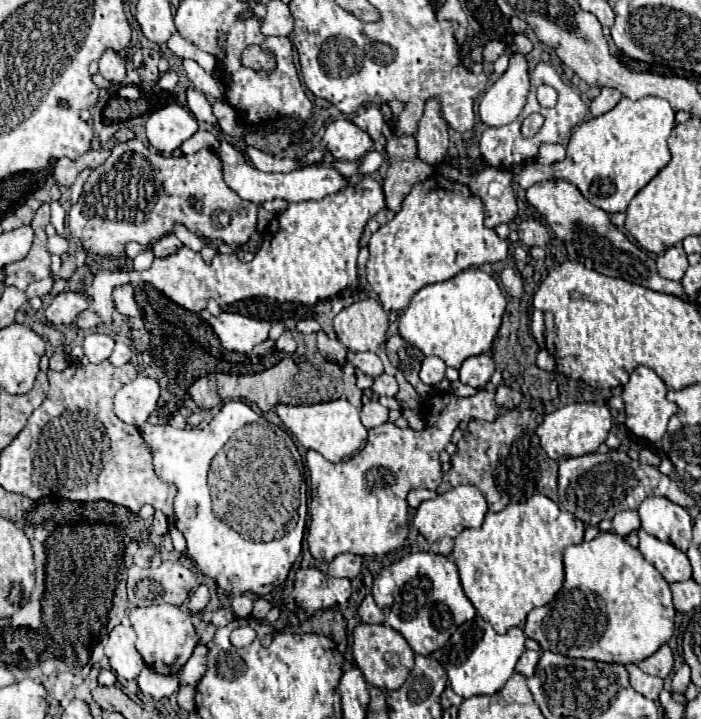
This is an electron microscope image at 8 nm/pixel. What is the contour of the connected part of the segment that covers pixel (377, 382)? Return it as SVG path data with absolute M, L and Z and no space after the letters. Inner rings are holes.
M380 375L374 379L374 385L372 385L372 391L376 395L384 395L384 397L394 397L396 391L398 391L398 381L392 377L392 375Z

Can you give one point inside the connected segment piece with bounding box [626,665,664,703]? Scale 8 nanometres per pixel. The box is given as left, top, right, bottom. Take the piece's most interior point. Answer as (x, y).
(648, 685)

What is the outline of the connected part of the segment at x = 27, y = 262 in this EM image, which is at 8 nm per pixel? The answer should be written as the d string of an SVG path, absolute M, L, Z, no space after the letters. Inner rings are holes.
M42 203L36 211L30 227L34 229L34 243L30 253L12 265L4 267L4 285L12 285L20 291L26 291L26 287L32 281L46 279L50 275L50 253L46 247L46 233L44 227L50 223L50 205Z

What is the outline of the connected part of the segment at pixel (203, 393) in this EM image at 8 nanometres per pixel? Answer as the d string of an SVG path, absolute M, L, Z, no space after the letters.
M288 357L288 359L282 359L278 365L274 365L272 369L266 369L266 371L262 371L262 373L254 373L254 375L226 375L226 373L210 373L210 375L206 375L206 377L196 379L196 381L192 383L192 387L188 389L188 393L190 393L190 397L196 401L196 405L203 410L210 410L213 407L216 407L216 405L220 405L220 403L228 400L245 399L252 401L252 403L256 403L262 411L270 411L270 409L272 409L272 407L276 407L278 403L296 406L336 401L336 399L346 399L352 407L356 407L356 409L358 409L359 417L359 412L363 405L363 393L356 385L356 377L354 375L348 377L344 374L342 375L342 379L338 381L338 377L336 377L338 373L334 373L334 371L336 371L334 367L338 367L338 365L328 365L328 363L324 363L324 359L320 359L320 357L310 359L310 361L316 361L316 363L314 363L314 365L296 365L298 369L294 369L294 361Z

